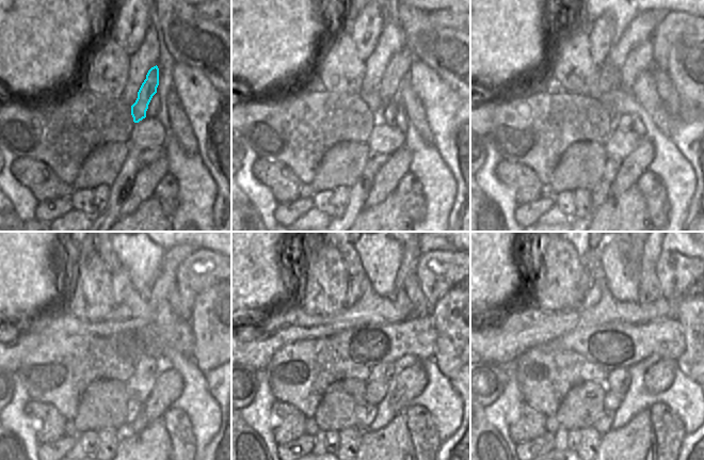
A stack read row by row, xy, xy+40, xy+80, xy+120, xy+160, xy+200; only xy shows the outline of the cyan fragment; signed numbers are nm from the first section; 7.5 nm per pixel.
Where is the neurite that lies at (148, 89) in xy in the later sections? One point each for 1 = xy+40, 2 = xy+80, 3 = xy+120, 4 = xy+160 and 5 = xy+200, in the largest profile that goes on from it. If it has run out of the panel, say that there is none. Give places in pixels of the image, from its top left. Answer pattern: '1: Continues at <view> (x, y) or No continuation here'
1: Continues at xy+40 (397, 69)
2: Continues at xy+80 (640, 59)
3: Continues at xy+120 (163, 288)
4: Continues at xy+160 (405, 279)
5: Continues at xy+200 (648, 282).

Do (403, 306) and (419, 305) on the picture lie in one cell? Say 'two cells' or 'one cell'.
two cells

